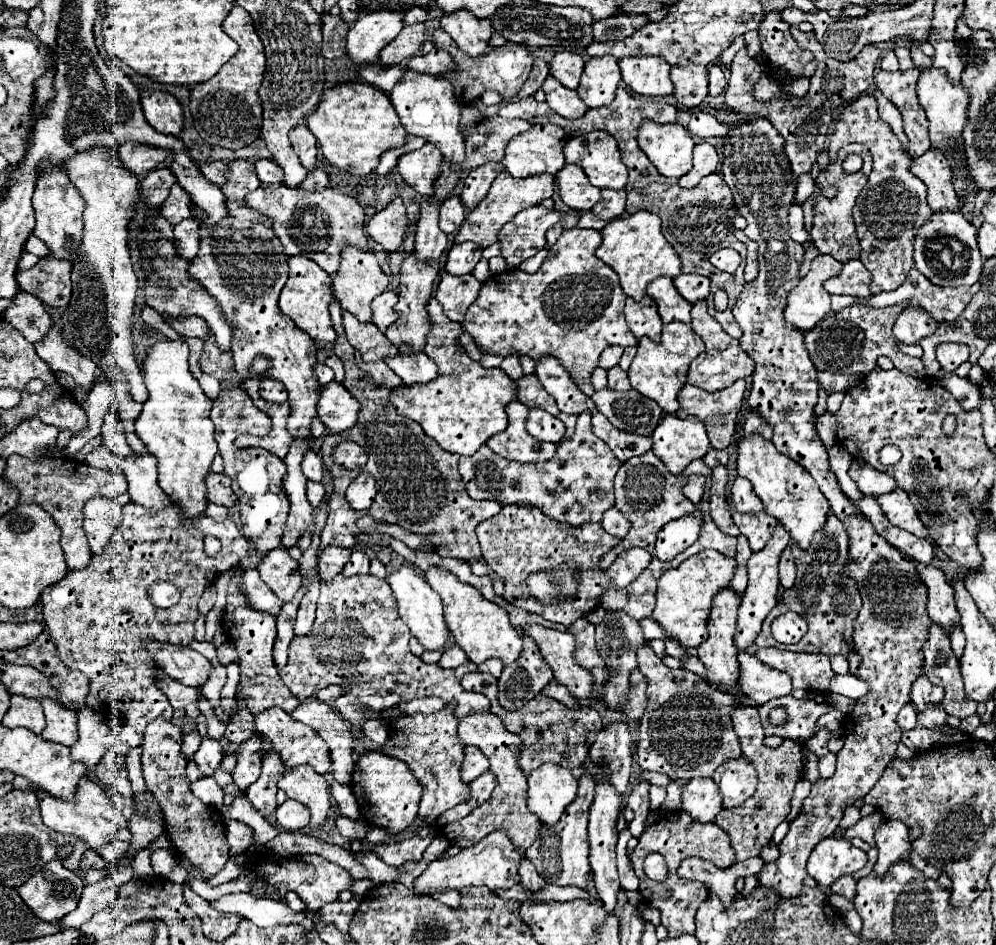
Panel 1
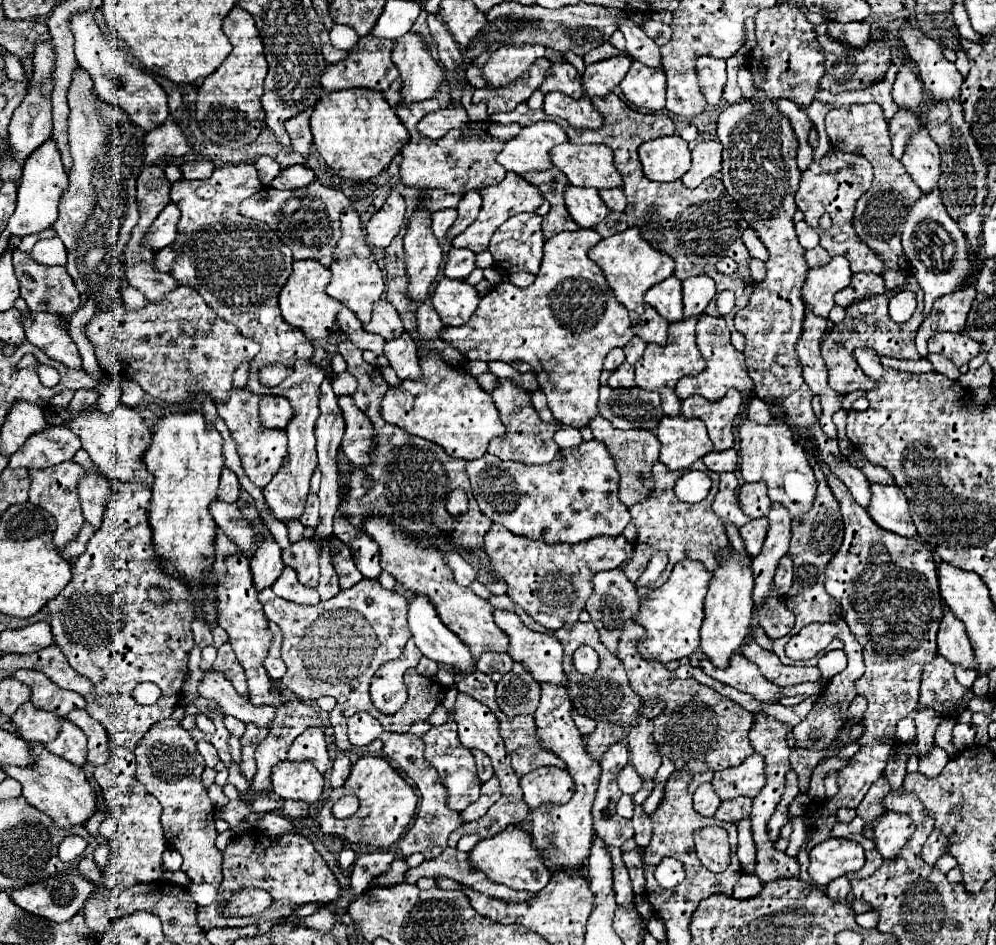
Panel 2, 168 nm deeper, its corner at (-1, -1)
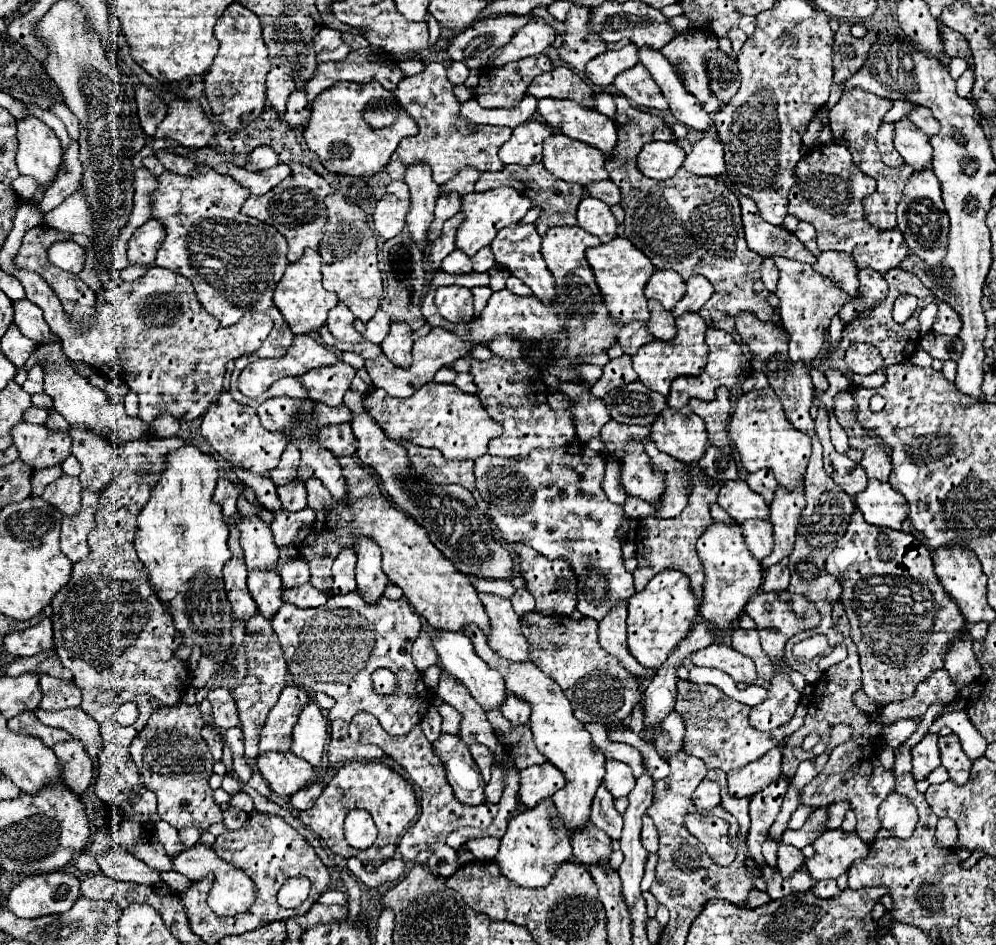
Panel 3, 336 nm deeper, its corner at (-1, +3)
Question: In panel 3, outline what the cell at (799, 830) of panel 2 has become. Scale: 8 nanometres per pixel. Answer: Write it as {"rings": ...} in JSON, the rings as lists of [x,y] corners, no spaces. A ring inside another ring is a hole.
{"rings":[[[779,844],[779,872],[785,880],[789,880],[795,872],[799,872],[803,868],[803,854],[799,848],[795,846],[787,846],[787,844]]]}

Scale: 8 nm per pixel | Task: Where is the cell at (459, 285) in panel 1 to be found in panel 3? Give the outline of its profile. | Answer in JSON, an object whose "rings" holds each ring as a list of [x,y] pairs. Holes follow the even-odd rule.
{"rings":[[[463,286],[437,288],[435,306],[449,322],[469,322],[473,316],[473,294]]]}

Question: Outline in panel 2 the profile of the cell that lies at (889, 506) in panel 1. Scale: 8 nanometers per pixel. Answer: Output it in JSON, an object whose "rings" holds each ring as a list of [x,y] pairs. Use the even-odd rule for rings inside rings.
{"rings":[[[873,484],[871,494],[873,494],[873,498],[871,498],[867,512],[873,518],[873,522],[877,522],[883,530],[889,530],[889,532],[905,536],[905,538],[917,536],[915,524],[909,514],[907,498],[899,490],[899,486]]]}

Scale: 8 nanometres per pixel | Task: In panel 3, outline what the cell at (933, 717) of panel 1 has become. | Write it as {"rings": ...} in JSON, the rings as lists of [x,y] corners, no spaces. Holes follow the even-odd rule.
{"rings":[[[955,734],[939,736],[939,750],[941,750],[941,764],[949,774],[949,780],[957,786],[967,784],[971,774],[971,760],[961,748],[961,742]]]}

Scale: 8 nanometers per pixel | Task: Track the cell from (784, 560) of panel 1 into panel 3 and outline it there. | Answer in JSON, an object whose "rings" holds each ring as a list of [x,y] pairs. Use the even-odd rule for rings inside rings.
{"rings":[[[783,558],[781,562],[765,570],[763,592],[779,592],[787,590],[787,586],[789,586],[789,570],[787,570],[787,558]]]}

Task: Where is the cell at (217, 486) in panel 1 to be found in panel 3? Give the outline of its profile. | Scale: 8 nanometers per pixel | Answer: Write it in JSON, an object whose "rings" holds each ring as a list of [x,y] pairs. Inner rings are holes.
{"rings":[[[253,516],[251,520],[241,518],[237,522],[241,530],[241,546],[245,550],[245,564],[249,570],[277,570],[279,548],[273,542],[269,526]]]}

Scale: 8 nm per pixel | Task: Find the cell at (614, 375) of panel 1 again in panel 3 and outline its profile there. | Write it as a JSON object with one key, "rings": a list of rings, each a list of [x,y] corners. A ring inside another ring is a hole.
{"rings":[[[623,354],[615,360],[609,360],[603,366],[603,376],[591,386],[591,394],[595,398],[603,398],[609,390],[623,386],[623,384],[629,384],[629,382],[635,382],[635,380],[637,380],[637,374],[631,366],[631,356]]]}

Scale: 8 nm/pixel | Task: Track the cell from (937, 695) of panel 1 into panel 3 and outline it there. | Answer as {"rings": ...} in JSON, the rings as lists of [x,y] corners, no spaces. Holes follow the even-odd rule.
{"rings":[[[927,734],[913,750],[913,778],[915,780],[927,780],[927,776],[939,768],[939,746],[937,746],[937,736]]]}

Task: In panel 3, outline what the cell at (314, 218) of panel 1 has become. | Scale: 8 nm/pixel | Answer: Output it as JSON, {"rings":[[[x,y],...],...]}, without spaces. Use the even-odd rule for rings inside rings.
{"rings":[[[295,162],[295,164],[289,164],[289,168],[291,168],[291,174],[279,186],[275,186],[271,192],[263,196],[249,196],[241,212],[259,222],[275,226],[289,244],[289,252],[287,252],[289,262],[295,262],[301,258],[305,248],[317,250],[319,240],[323,236],[323,226],[327,224],[323,200],[327,194],[333,192],[333,186],[329,186],[319,174],[315,174],[311,168],[303,164]]]}

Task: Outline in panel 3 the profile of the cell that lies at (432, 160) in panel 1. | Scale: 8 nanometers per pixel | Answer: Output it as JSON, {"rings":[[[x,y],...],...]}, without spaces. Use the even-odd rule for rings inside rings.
{"rings":[[[439,62],[427,64],[425,72],[417,76],[403,78],[395,96],[401,100],[401,106],[407,110],[407,114],[419,124],[419,134],[413,138],[403,138],[397,148],[397,154],[405,166],[413,162],[427,162],[433,168],[433,180],[437,184],[445,184],[457,176],[463,166],[477,166],[479,172],[503,170],[497,152],[511,138],[511,128],[477,126],[461,118],[459,100],[455,98],[453,86]]]}

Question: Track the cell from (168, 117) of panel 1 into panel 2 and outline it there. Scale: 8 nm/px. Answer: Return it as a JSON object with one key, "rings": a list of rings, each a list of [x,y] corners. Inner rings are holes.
{"rings":[[[91,12],[71,18],[71,32],[75,36],[77,62],[91,74],[99,98],[109,104],[119,104],[129,114],[129,118],[143,130],[149,132],[153,128],[159,128],[169,116],[165,90],[149,74],[129,64],[129,56],[101,34]]]}

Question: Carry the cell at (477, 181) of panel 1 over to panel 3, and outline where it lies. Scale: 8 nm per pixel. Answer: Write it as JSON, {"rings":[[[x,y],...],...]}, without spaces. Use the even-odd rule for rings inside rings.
{"rings":[[[461,212],[455,214],[451,220],[447,220],[445,226],[443,226],[441,236],[429,248],[429,260],[431,260],[433,272],[439,272],[443,258],[455,250],[455,232],[457,232],[461,222],[463,222],[463,214]]]}

